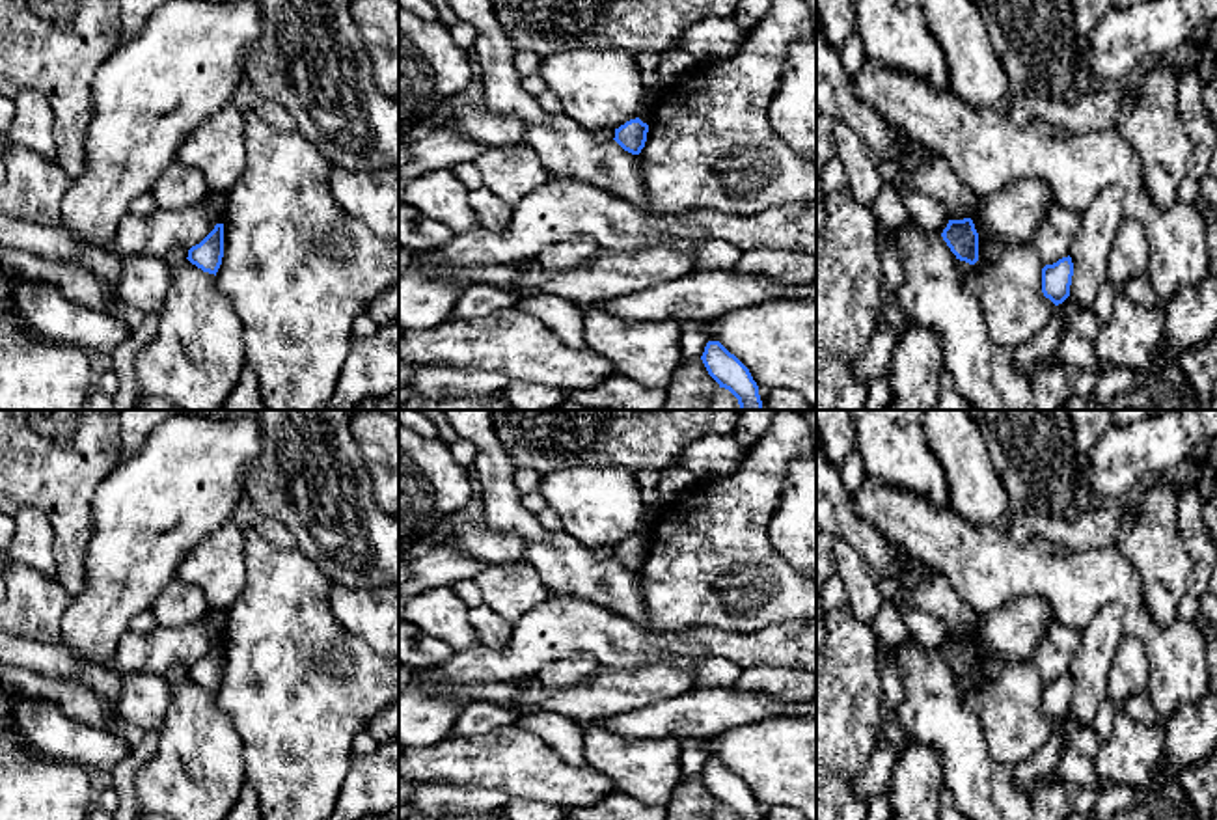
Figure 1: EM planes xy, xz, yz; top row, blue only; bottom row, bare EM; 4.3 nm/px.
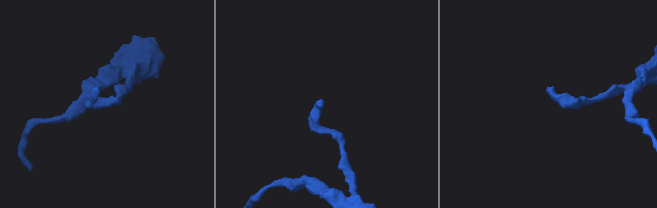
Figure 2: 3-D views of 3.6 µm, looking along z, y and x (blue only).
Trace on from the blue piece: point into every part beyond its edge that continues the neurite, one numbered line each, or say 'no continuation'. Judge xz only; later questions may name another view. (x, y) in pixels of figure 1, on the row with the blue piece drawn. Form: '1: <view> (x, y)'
no continuation

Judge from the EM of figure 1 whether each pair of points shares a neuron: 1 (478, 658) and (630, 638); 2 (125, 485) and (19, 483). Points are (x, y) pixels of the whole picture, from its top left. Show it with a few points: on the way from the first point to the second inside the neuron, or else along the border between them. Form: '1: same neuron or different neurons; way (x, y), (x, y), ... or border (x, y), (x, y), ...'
1: same neuron; way (515, 658), (520, 658), (541, 638), (593, 638)
2: different neurons; border (120, 459), (94, 494), (90, 528)

